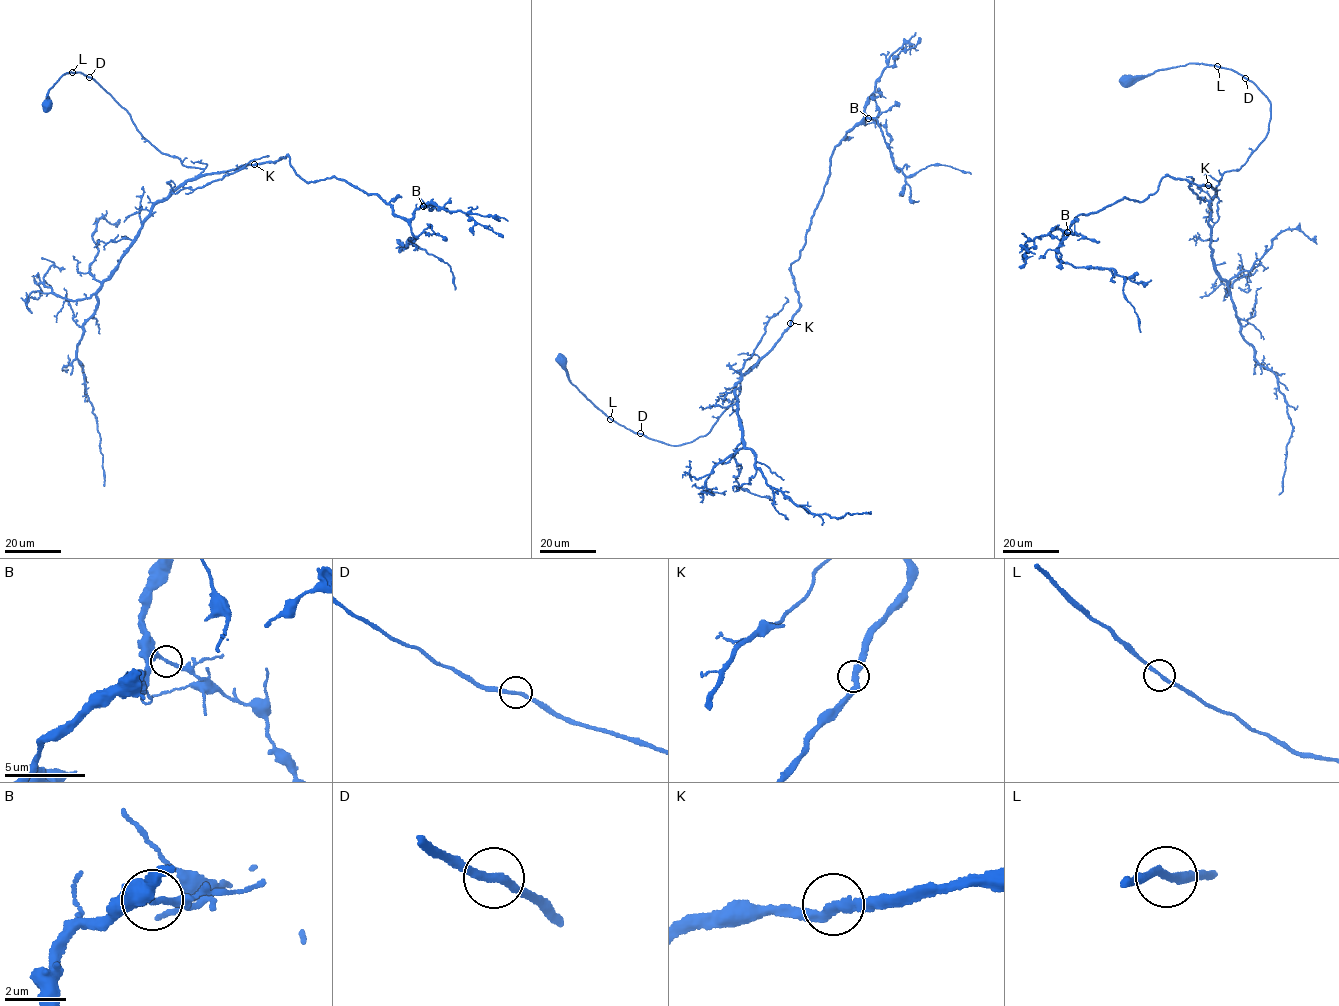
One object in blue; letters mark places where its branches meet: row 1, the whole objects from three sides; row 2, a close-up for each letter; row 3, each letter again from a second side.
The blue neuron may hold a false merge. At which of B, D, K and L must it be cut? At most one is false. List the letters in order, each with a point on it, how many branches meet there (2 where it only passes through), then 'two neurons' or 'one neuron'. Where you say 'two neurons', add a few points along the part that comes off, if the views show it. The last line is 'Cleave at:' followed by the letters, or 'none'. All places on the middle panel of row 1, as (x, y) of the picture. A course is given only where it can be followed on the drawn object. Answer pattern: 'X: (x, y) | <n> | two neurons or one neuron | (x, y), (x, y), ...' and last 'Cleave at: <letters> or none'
B: (868, 118) | 2 | one neuron
D: (640, 433) | 2 | one neuron
K: (790, 323) | 2 | one neuron
L: (610, 419) | 2 | one neuron
Cleave at: none

